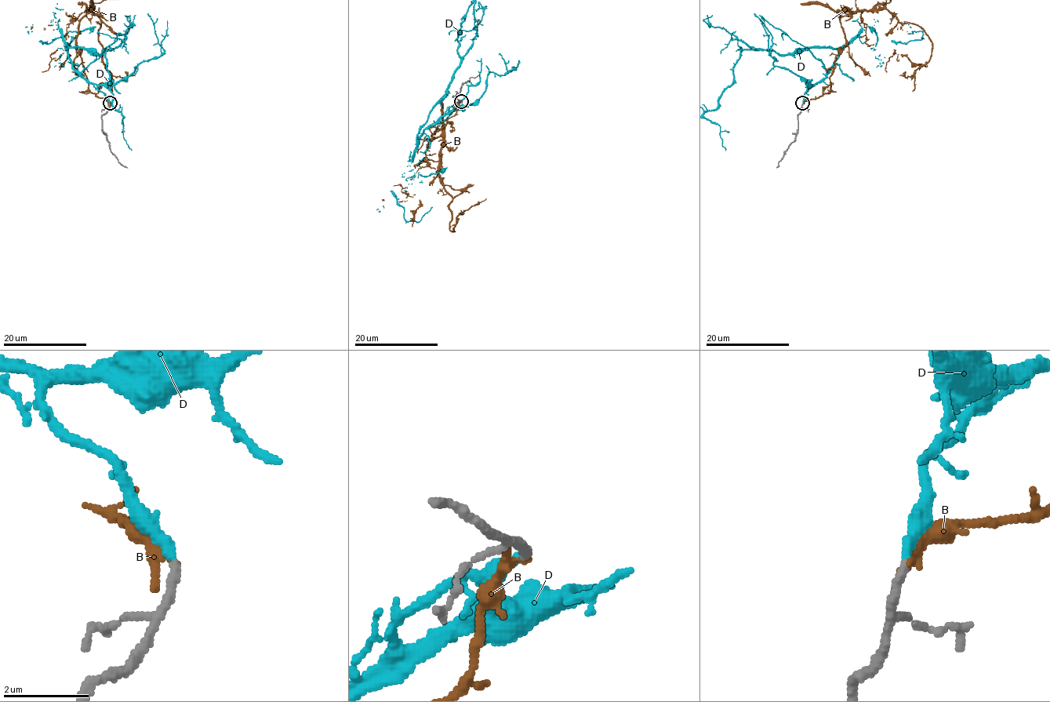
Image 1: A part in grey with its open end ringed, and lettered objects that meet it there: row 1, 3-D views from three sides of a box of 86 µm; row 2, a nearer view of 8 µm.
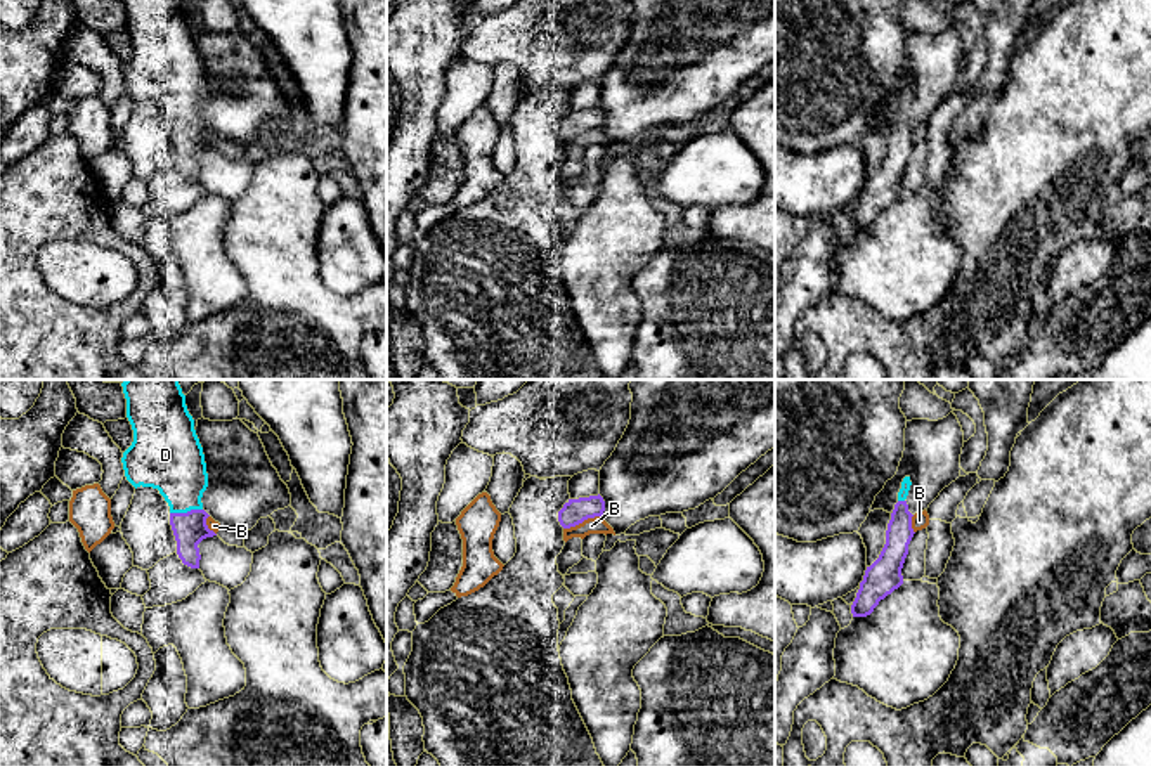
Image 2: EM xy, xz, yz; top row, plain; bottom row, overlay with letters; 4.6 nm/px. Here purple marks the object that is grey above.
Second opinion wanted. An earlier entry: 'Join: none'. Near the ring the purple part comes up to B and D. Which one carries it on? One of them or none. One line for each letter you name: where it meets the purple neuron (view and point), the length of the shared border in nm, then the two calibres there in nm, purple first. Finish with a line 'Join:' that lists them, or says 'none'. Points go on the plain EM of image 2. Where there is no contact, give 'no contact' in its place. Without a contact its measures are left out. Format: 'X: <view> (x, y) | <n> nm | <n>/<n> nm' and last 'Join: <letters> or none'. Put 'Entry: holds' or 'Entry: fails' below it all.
D: xy (188, 123) | 150 nm | 160/300 nm
Join: D
Entry: fails

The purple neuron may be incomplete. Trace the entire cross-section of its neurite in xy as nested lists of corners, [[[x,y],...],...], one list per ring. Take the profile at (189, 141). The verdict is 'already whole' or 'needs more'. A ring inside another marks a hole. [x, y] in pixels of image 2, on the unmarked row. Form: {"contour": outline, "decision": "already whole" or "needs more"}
{"contour": [[[123,0],[133,54],[123,64],[127,92],[153,99],[170,118],[177,166],[184,177],[199,180],[198,156],[217,147],[208,140],[203,104],[208,85],[203,59],[187,23],[182,0]]], "decision": "needs more"}

